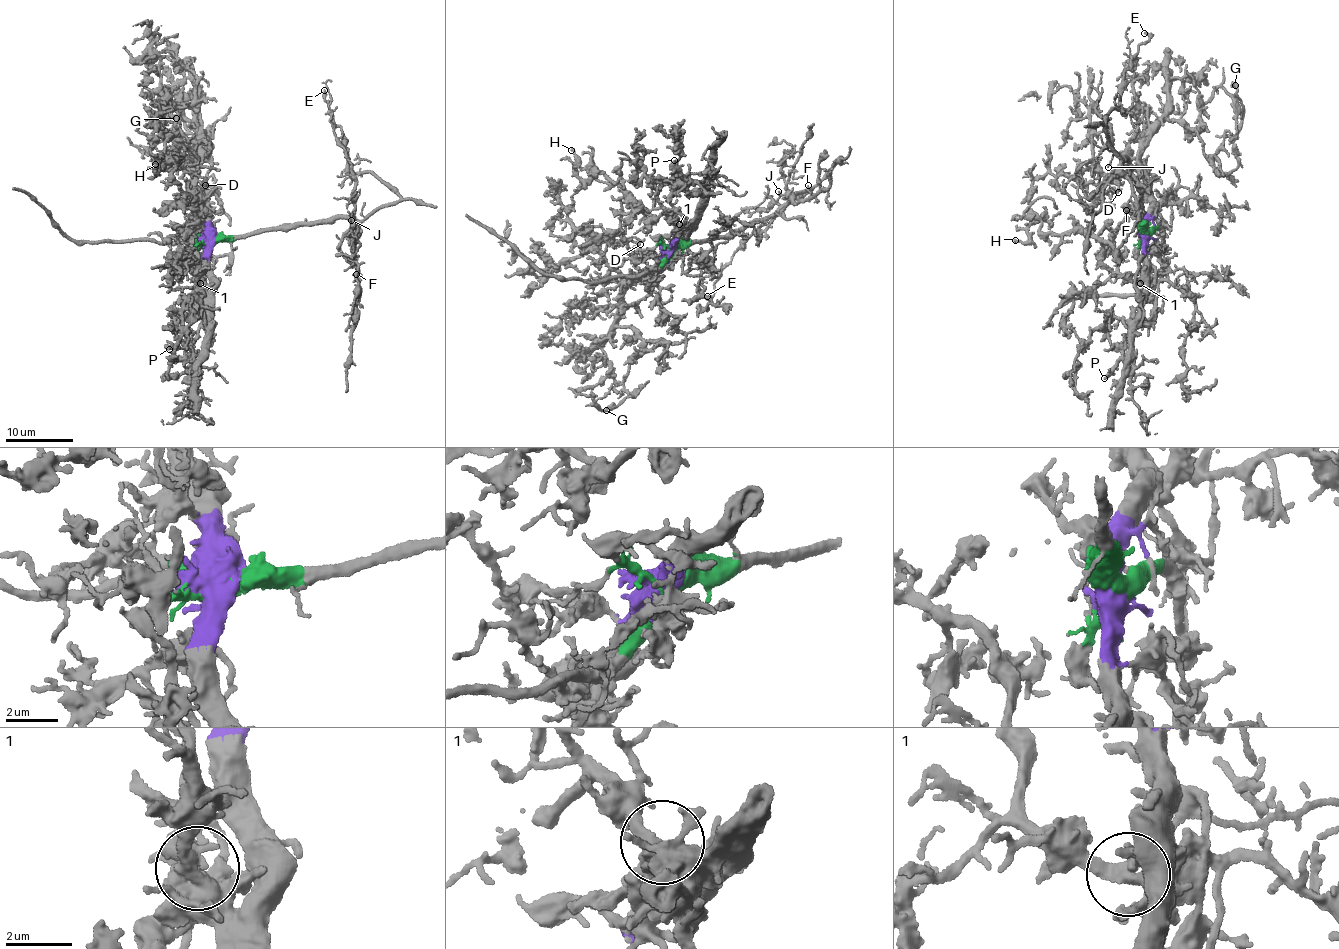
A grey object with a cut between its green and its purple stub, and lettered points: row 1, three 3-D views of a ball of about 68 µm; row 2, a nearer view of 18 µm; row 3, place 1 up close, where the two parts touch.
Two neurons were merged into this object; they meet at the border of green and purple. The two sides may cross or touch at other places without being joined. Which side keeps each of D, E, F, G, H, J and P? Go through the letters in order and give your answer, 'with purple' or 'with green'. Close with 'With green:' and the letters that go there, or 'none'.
D: with purple
E: with green
F: with green
G: with purple
H: with purple
J: with green
P: with purple
With green: E, F, J

